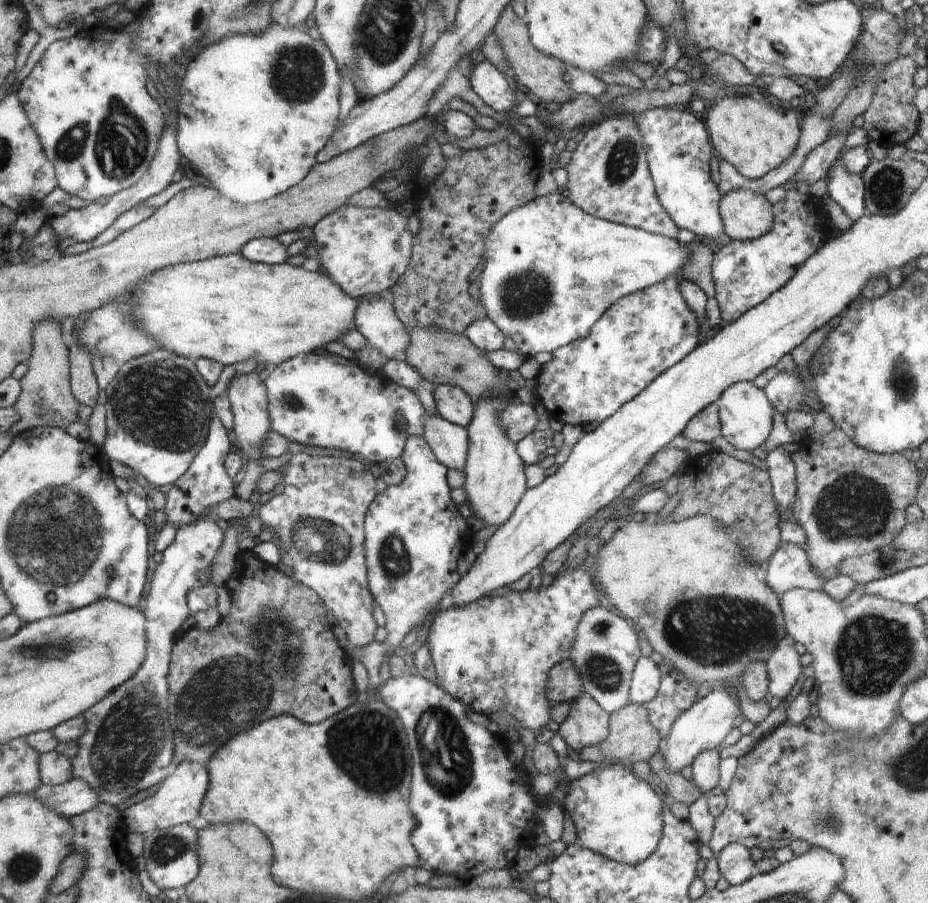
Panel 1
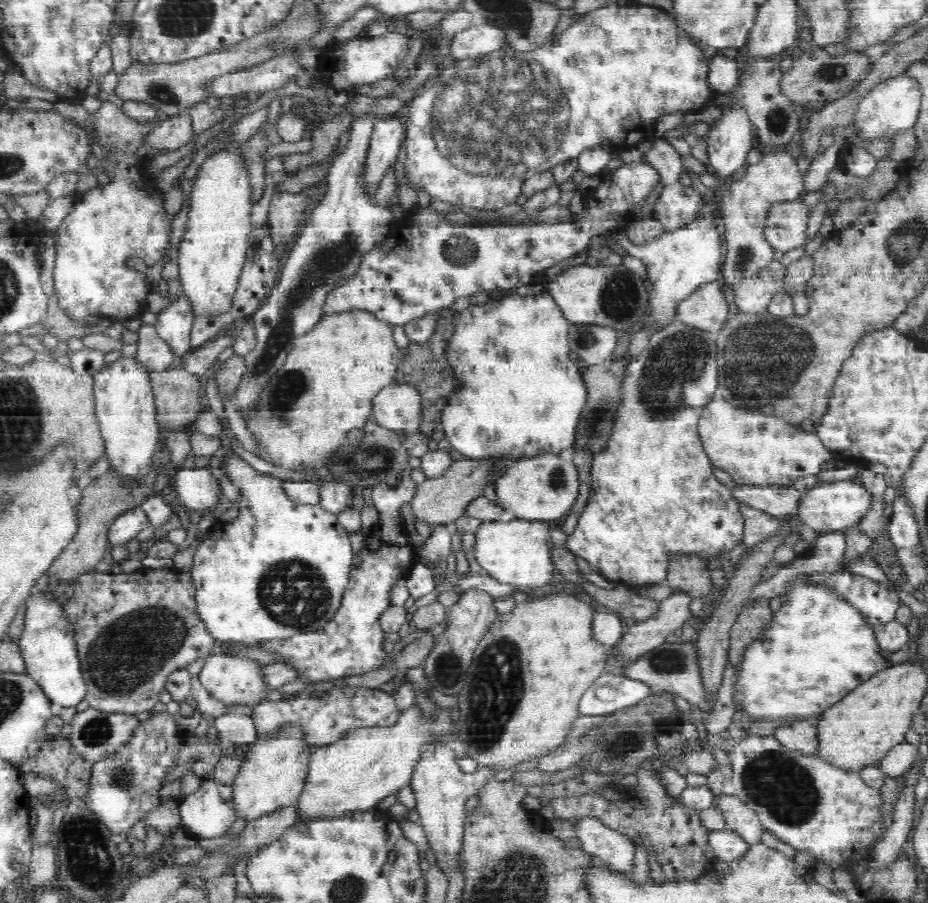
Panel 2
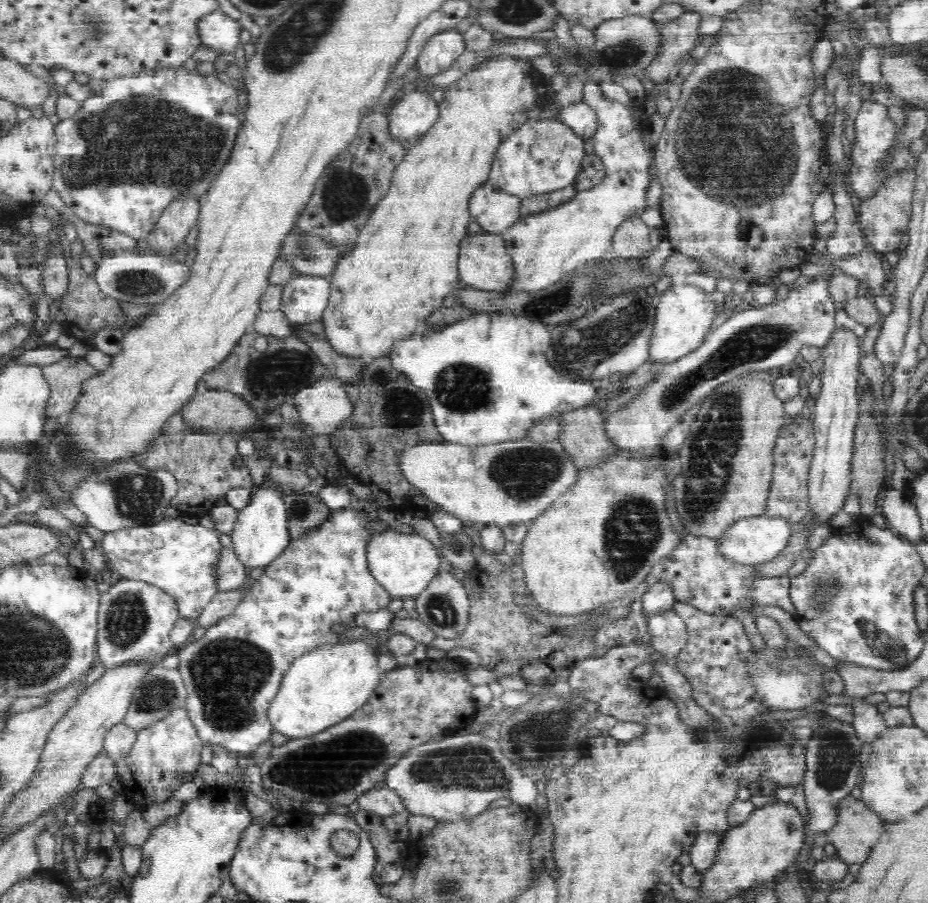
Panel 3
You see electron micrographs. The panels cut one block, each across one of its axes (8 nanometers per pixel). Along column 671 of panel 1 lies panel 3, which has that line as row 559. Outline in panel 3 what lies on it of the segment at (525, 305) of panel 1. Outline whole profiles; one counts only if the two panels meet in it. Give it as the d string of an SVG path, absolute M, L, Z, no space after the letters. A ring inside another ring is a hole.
M275 486L256 488L250 502L238 512L236 525L232 530L233 551L238 556L240 563L249 570L254 568L269 567L275 559L291 544L288 514L283 499L283 490Z

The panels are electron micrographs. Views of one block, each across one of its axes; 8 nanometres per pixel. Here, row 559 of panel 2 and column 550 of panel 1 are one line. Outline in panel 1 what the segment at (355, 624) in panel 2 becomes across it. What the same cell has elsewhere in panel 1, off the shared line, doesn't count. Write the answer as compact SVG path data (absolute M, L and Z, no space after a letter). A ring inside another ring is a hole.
M671 275L650 289L623 297L622 302L589 331L590 338L557 349L535 380L541 409L548 412L550 419L564 425L601 424L666 370L683 361L684 356L693 353L698 344L699 325L680 294L676 276Z

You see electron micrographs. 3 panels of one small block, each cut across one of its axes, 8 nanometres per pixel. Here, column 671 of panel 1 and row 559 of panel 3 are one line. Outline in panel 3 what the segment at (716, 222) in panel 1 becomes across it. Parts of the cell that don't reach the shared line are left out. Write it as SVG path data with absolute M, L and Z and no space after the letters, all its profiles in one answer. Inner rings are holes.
M162 518L152 525L106 532L98 545L117 578L142 580L157 585L176 598L179 613L196 622L204 607L220 593L213 578L219 560L220 540L214 530L188 524L179 518Z

